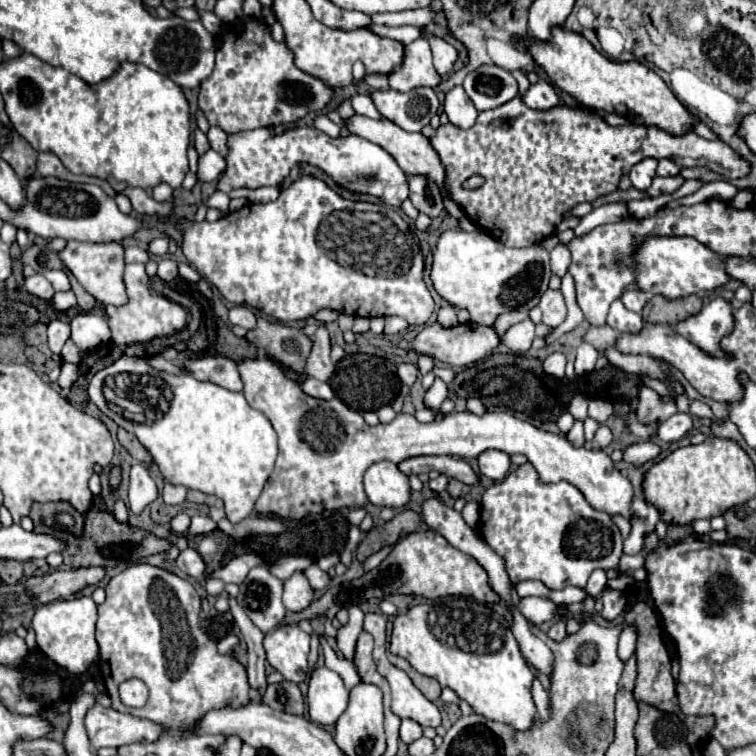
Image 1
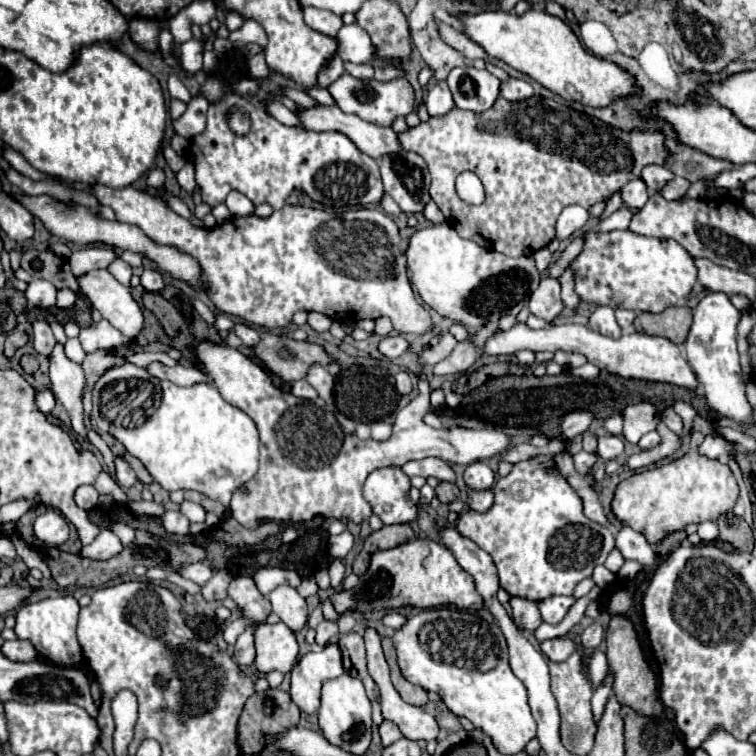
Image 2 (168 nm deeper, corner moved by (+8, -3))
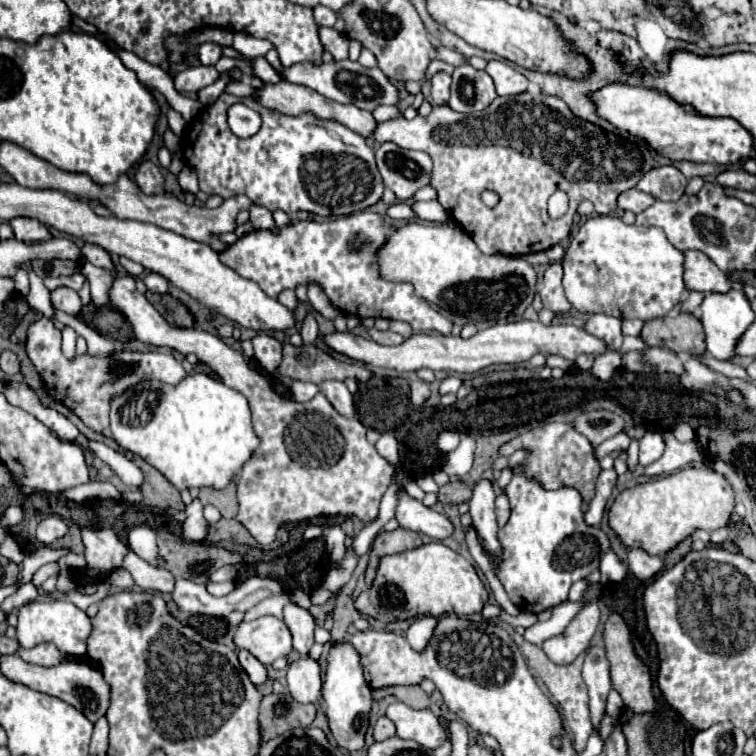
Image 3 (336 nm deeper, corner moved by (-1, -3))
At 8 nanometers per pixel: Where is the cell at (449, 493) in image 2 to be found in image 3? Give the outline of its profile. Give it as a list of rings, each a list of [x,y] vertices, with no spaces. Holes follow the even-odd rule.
[[[462,480],[448,482],[438,492],[438,500],[442,504],[462,504],[462,502],[468,502],[470,496],[472,496],[472,490]]]

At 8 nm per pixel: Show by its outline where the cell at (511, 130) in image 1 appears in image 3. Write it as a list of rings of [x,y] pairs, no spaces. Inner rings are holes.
[[[542,92],[498,96],[488,108],[476,114],[462,114],[448,106],[434,106],[426,118],[416,116],[414,120],[394,118],[388,122],[378,122],[374,140],[378,144],[392,142],[400,148],[424,150],[432,156],[432,186],[438,190],[438,202],[484,254],[526,256],[552,248],[570,234],[572,216],[582,200],[590,200],[596,214],[612,214],[616,210],[618,196],[624,190],[634,188],[644,172],[656,166],[652,148],[642,138],[610,134],[600,126],[574,116],[566,102],[558,96]],[[482,190],[492,190],[498,194],[500,200],[494,208],[484,206],[480,200]],[[556,190],[564,190],[568,194],[570,208],[562,218],[552,220],[548,216],[548,198]]]

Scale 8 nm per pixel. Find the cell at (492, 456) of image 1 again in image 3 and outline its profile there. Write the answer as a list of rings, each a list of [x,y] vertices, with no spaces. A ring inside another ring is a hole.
[[[482,478],[474,486],[474,496],[470,498],[470,516],[472,526],[478,532],[478,536],[484,540],[486,548],[494,554],[500,552],[500,544],[496,542],[496,514],[494,514],[494,486],[492,480]]]

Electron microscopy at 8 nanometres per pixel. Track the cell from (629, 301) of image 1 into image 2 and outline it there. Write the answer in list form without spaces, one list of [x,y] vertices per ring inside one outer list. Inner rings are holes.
[[[619,308],[619,310],[615,310],[615,316],[617,316],[617,322],[619,322],[619,326],[621,326],[623,330],[629,330],[637,314],[635,314],[633,310],[623,310],[623,308]]]

